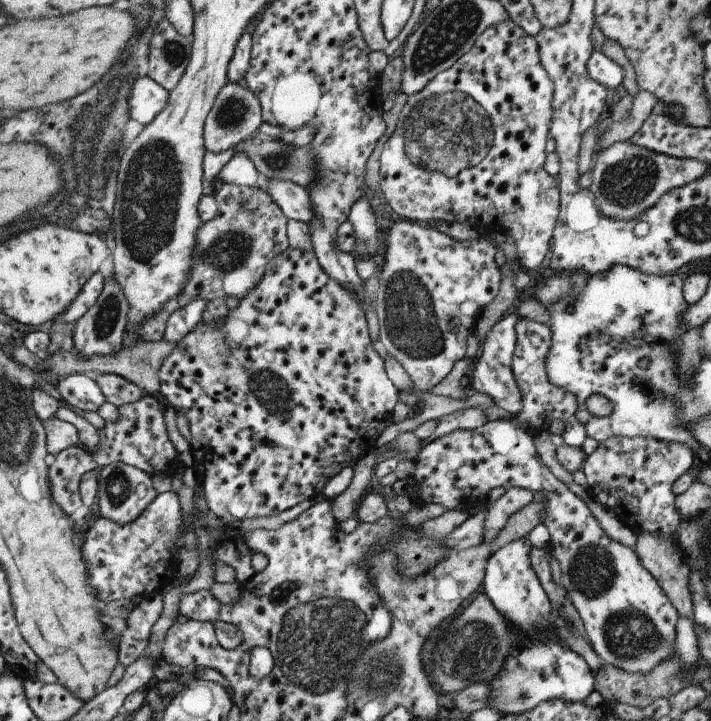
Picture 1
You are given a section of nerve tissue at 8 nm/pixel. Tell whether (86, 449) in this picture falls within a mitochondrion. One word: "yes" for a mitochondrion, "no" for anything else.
no

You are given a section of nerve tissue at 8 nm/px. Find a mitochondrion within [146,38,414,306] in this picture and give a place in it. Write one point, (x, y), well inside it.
(230, 251)

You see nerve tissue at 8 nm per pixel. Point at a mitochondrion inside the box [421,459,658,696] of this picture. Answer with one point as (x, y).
(461, 658)

